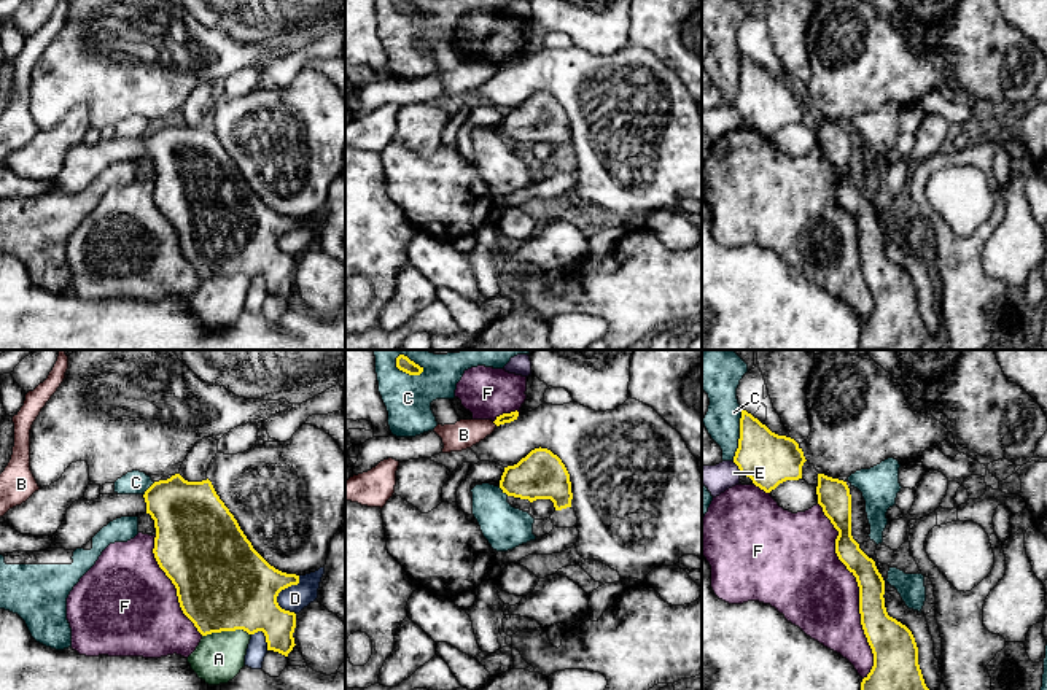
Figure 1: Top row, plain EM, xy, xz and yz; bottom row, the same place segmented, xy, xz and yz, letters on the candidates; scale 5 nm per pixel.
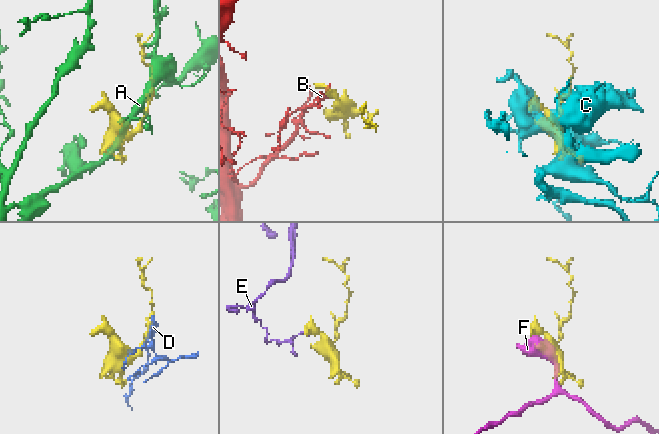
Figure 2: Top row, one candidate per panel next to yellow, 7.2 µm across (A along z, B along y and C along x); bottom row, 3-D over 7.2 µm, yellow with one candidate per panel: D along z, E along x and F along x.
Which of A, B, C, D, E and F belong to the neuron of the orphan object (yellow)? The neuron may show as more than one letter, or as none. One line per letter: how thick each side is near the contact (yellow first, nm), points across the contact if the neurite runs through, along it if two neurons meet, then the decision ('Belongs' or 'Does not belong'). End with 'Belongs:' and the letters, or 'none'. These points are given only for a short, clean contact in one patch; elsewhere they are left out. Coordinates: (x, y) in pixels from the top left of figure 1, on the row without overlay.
A: Thickness 480 nm (yellow) against 240 nm. Does not belong
B: Thickness 50 nm (yellow) against 150 nm. Boundary: xz (492, 65), (497, 69). Does not belong
C: Thickness 260 nm (yellow) against 180 nm. Does not belong
D: Thickness 440 nm (yellow) against 140 nm. Does not belong
E: Thickness 260 nm (yellow) against 140 nm. Boundary: yz (732, 105), (742, 116). Does not belong
F: Thickness 180 nm (yellow) against 400 nm. Does not belong
Belongs: none

